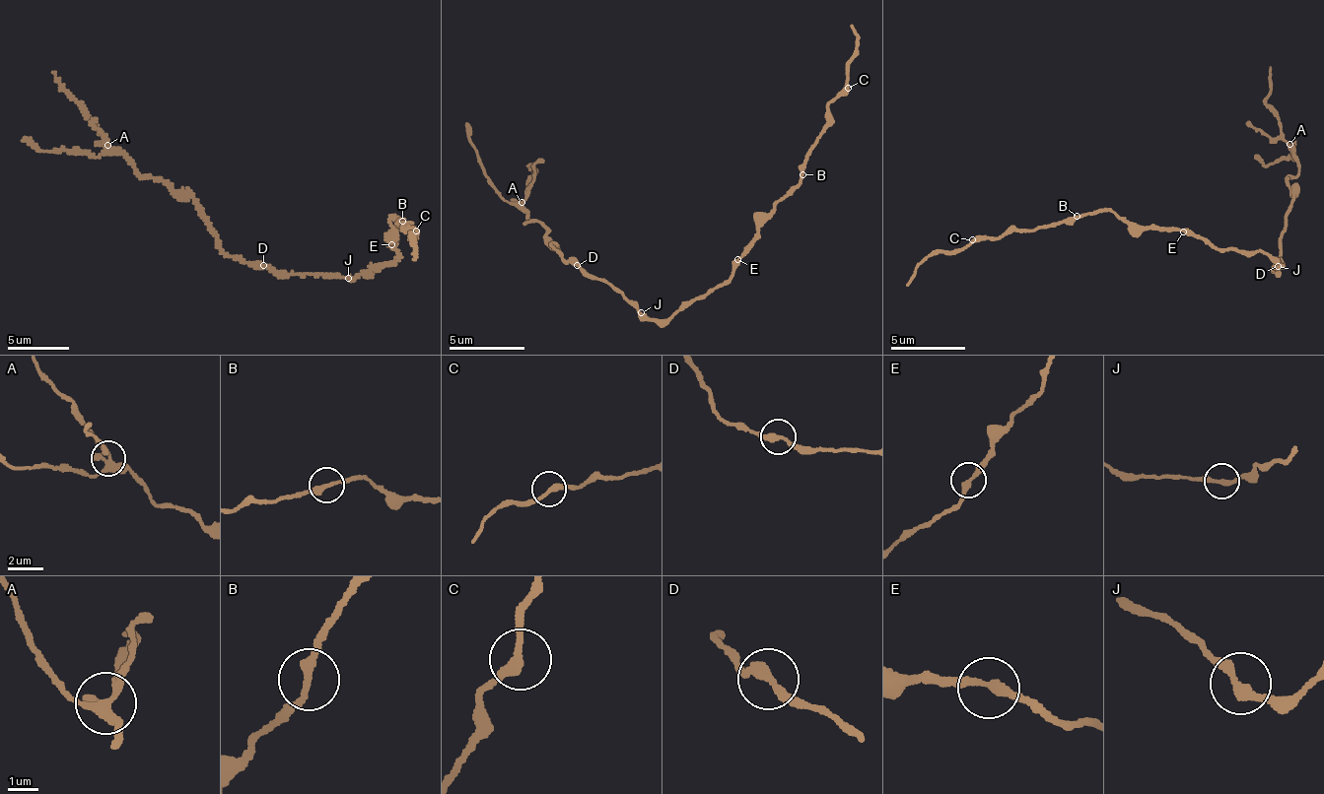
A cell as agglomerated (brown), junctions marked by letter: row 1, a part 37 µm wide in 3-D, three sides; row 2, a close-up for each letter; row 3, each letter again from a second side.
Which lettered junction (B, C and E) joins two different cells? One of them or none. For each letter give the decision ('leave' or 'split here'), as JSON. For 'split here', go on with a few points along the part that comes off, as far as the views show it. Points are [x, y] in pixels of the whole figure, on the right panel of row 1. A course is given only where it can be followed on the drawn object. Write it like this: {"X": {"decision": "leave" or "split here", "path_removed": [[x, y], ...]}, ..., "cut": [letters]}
{"B": {"decision": "leave"}, "C": {"decision": "leave"}, "E": {"decision": "split here", "path_removed": [[1183, 232], [1280, 261], [1272, 270], [1283, 274], [1288, 173], [1297, 171], [1268, 102], [1271, 67]]}, "cut": ["E"]}

